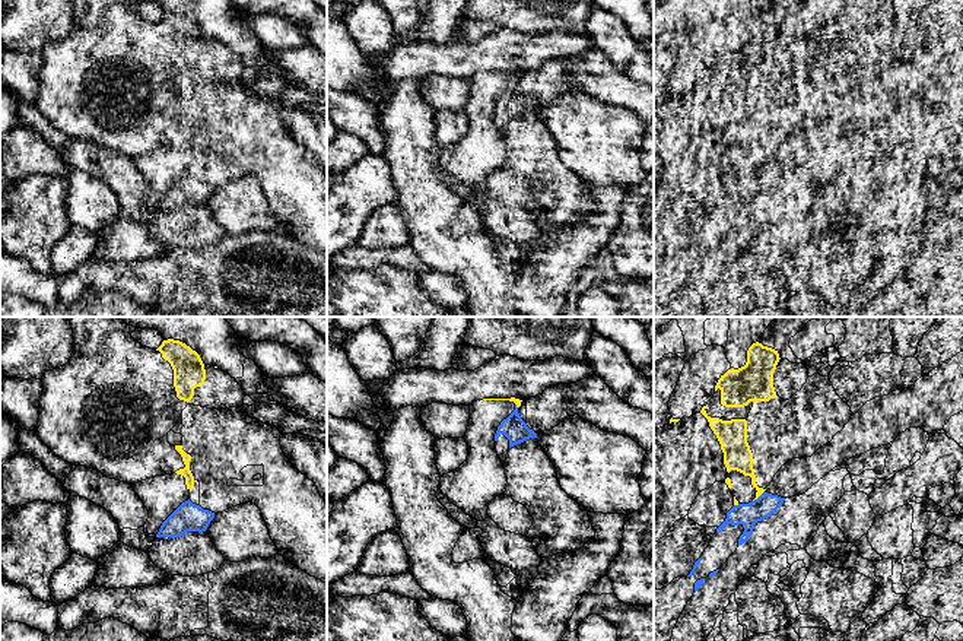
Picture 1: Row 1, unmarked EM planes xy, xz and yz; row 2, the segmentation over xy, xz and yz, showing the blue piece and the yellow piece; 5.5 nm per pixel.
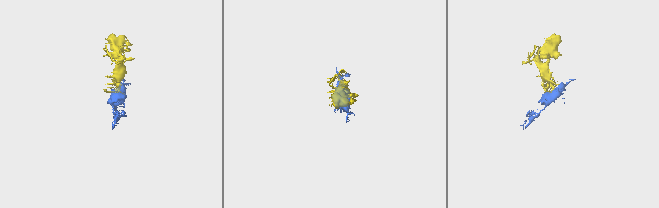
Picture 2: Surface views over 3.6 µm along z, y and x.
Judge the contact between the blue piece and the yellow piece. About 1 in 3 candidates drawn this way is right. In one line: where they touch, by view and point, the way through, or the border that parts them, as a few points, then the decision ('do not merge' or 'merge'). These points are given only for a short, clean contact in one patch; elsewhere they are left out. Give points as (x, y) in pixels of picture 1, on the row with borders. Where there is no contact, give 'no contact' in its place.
meets blue in yz at (759, 497); do not merge

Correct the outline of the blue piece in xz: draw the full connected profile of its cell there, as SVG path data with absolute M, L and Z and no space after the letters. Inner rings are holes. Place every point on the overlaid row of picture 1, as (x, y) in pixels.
M515 404L515 410L500 422L495 434L495 448L502 464L505 463L508 450L511 447L530 438L537 438L537 434L521 419Z

